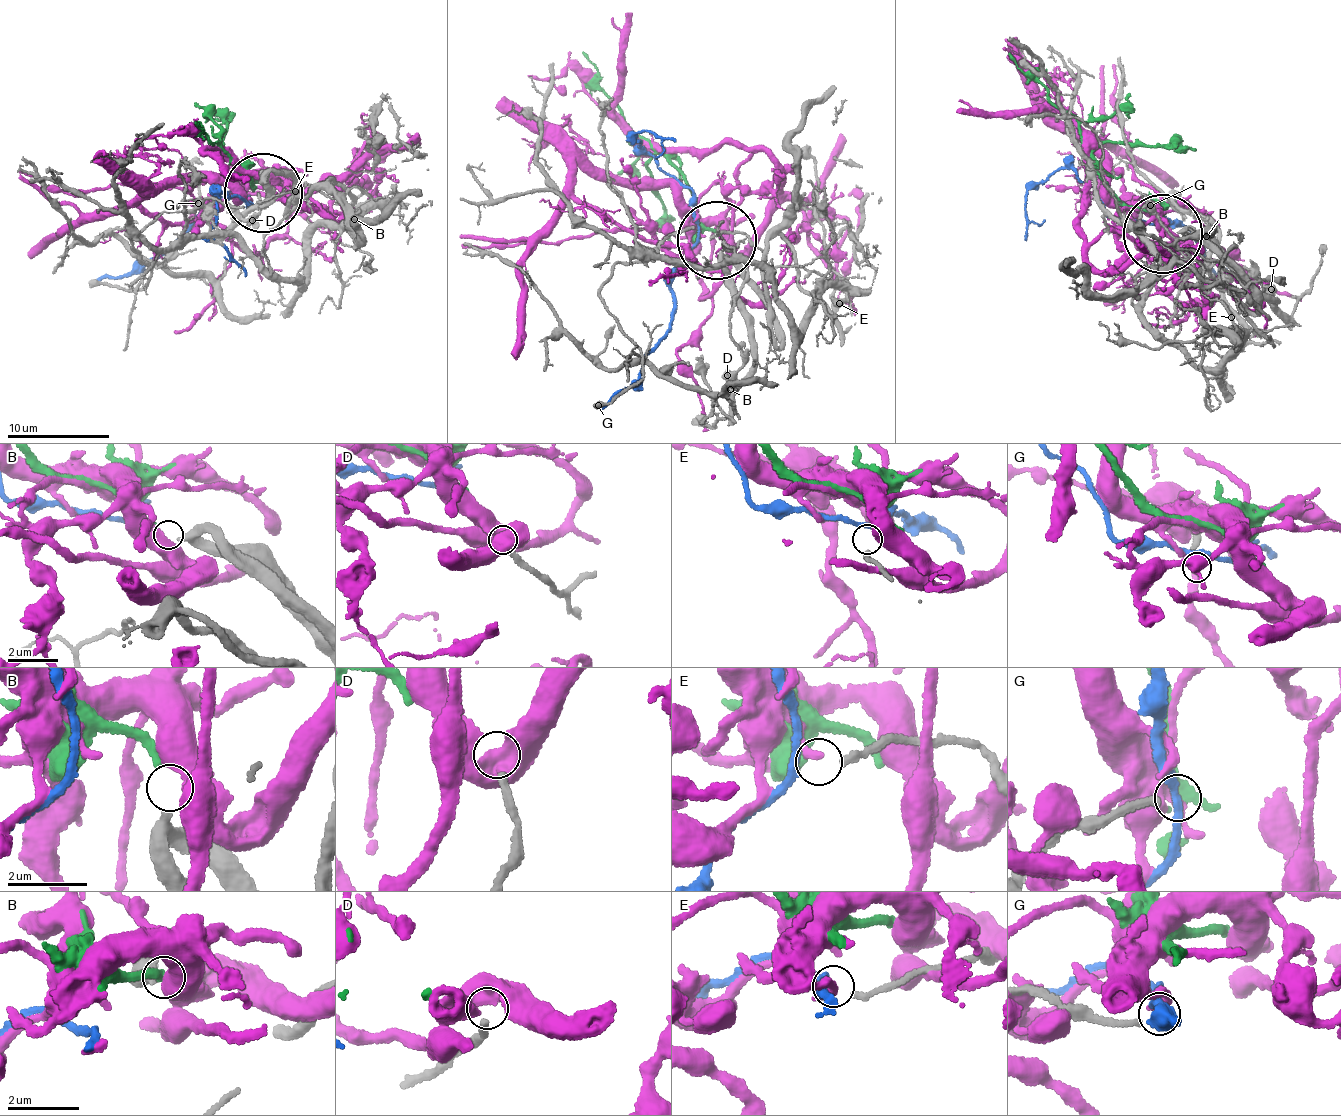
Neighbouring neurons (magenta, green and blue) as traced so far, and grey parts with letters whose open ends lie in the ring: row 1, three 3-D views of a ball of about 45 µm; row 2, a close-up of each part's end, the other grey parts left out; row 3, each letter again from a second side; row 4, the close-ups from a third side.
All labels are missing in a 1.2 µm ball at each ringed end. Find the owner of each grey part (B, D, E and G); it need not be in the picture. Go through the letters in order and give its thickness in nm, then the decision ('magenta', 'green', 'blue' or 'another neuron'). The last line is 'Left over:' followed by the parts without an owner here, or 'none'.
B: 280 nm thick; green
D: 200 nm thick; another neuron
E: 160 nm thick; blue
G: 190 nm thick; another neuron
Left over: D, G

